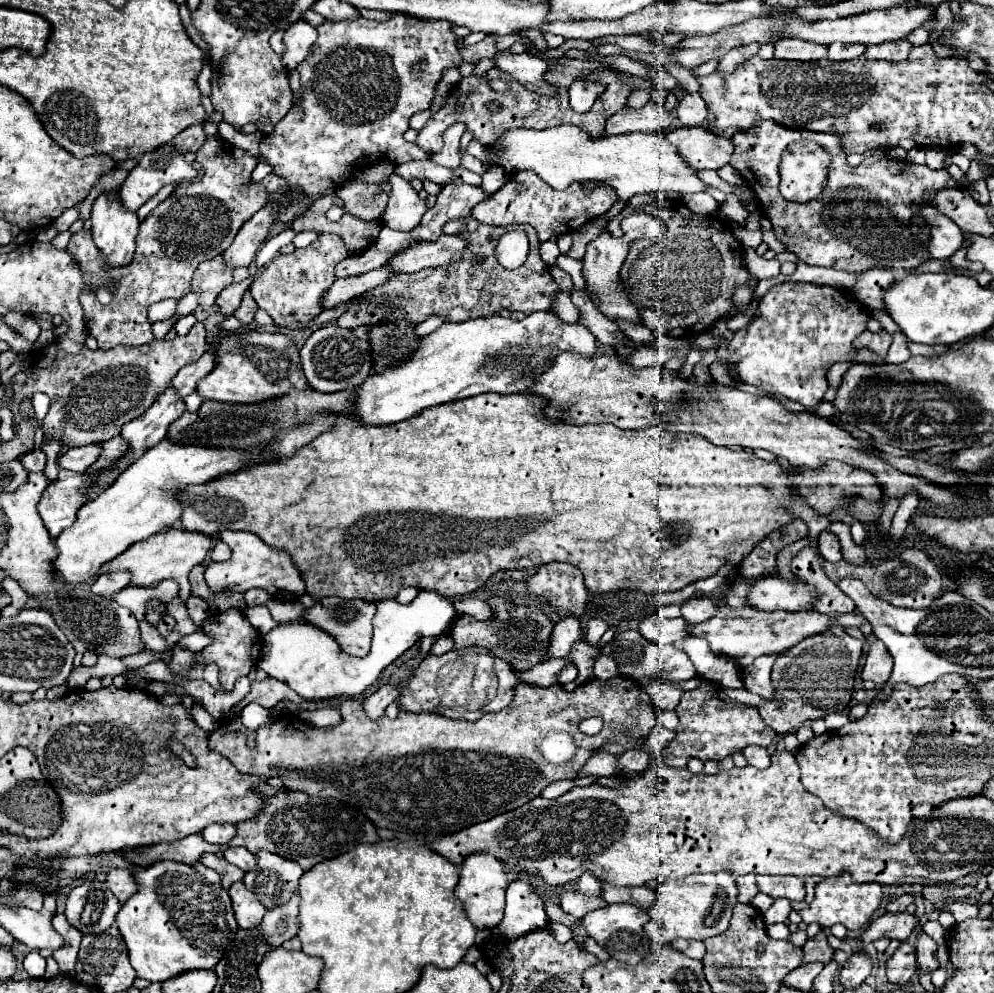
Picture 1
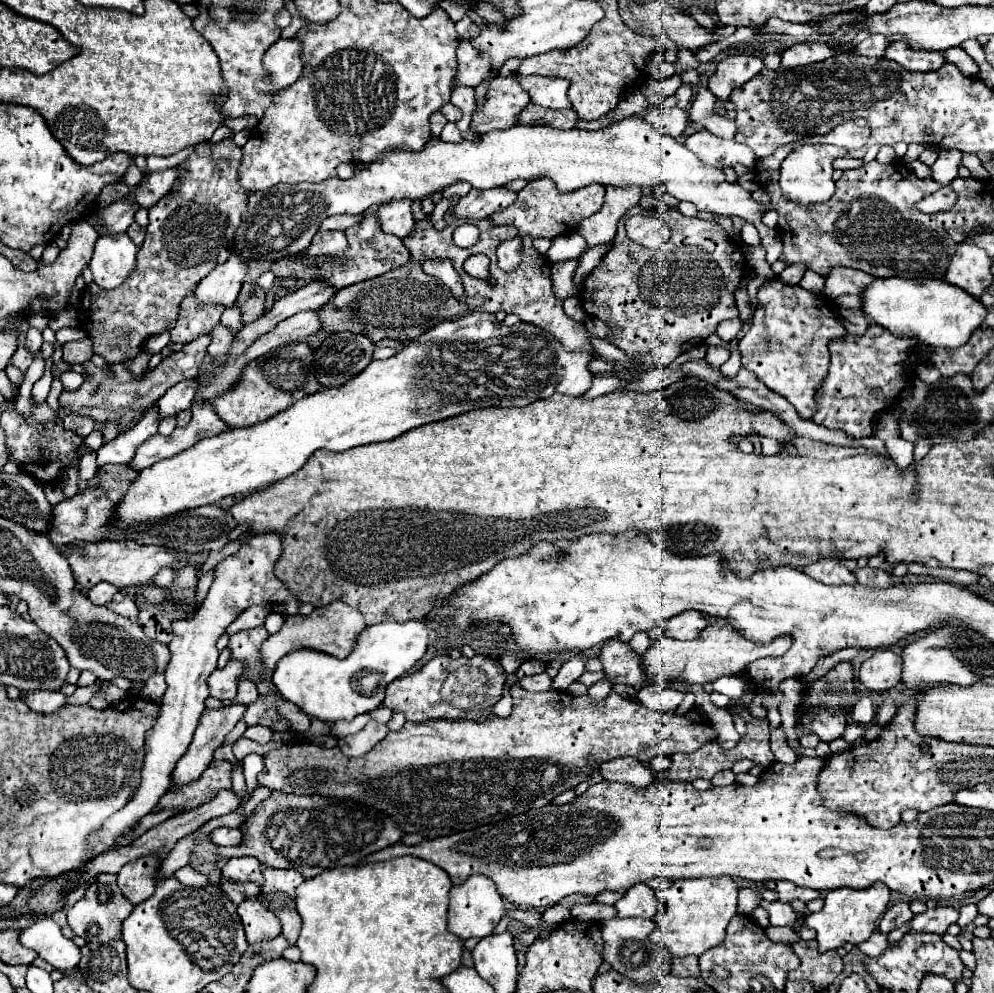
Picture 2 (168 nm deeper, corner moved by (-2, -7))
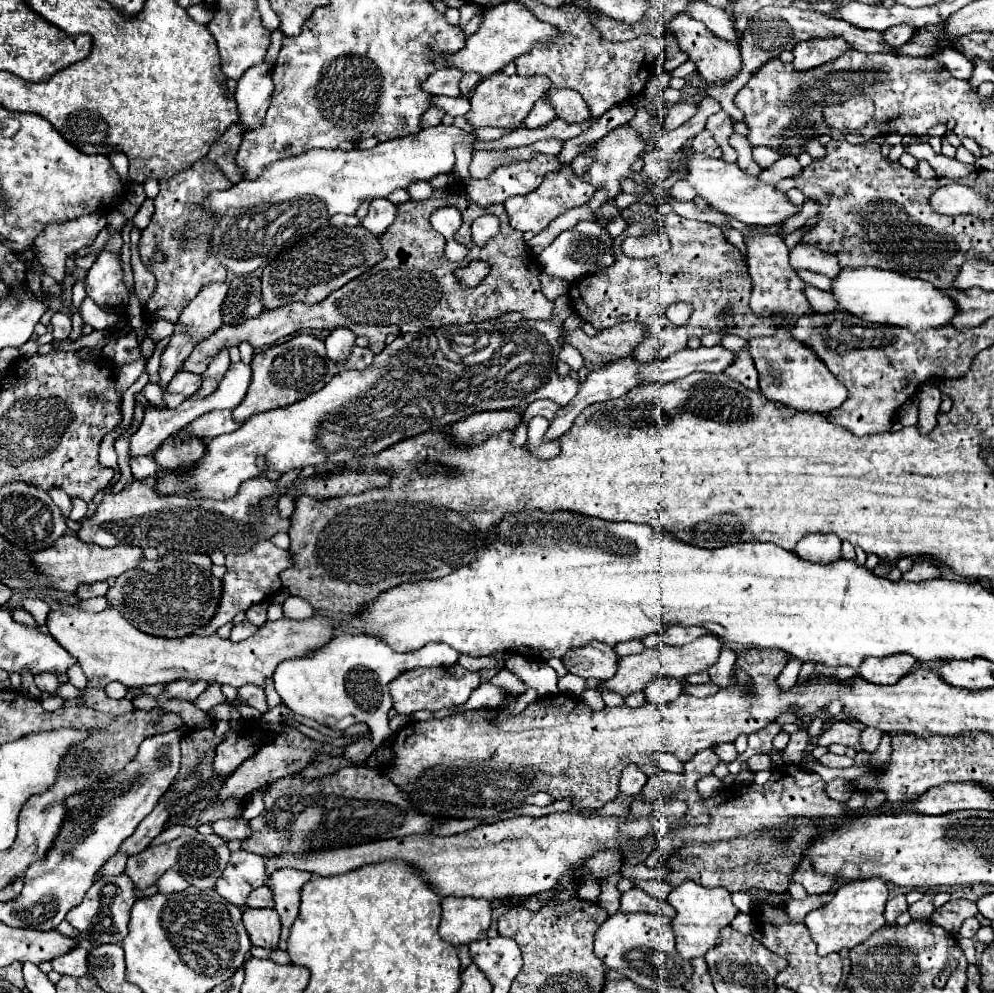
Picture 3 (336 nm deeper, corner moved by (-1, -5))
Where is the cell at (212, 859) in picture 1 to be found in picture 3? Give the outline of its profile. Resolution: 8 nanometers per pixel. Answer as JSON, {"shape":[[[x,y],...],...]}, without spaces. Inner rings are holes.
{"shape":[[[267,885],[257,887],[251,891],[251,895],[247,897],[247,907],[255,907],[255,909],[273,909],[273,893]]]}

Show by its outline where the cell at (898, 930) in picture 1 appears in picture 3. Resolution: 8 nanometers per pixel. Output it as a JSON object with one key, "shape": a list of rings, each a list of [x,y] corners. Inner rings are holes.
{"shape":[[[955,899],[955,901],[949,901],[945,907],[937,909],[933,915],[931,915],[931,923],[937,923],[941,925],[945,931],[957,935],[959,933],[959,927],[963,925],[965,919],[969,917],[975,917],[977,915],[977,905],[973,901],[967,901],[967,899]]]}

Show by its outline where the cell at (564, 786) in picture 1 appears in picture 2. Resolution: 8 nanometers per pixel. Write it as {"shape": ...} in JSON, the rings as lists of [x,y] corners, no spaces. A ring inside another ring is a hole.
{"shape":[[[620,757],[600,765],[600,775],[606,781],[632,783],[636,787],[648,787],[652,781],[650,769],[634,757]]]}

